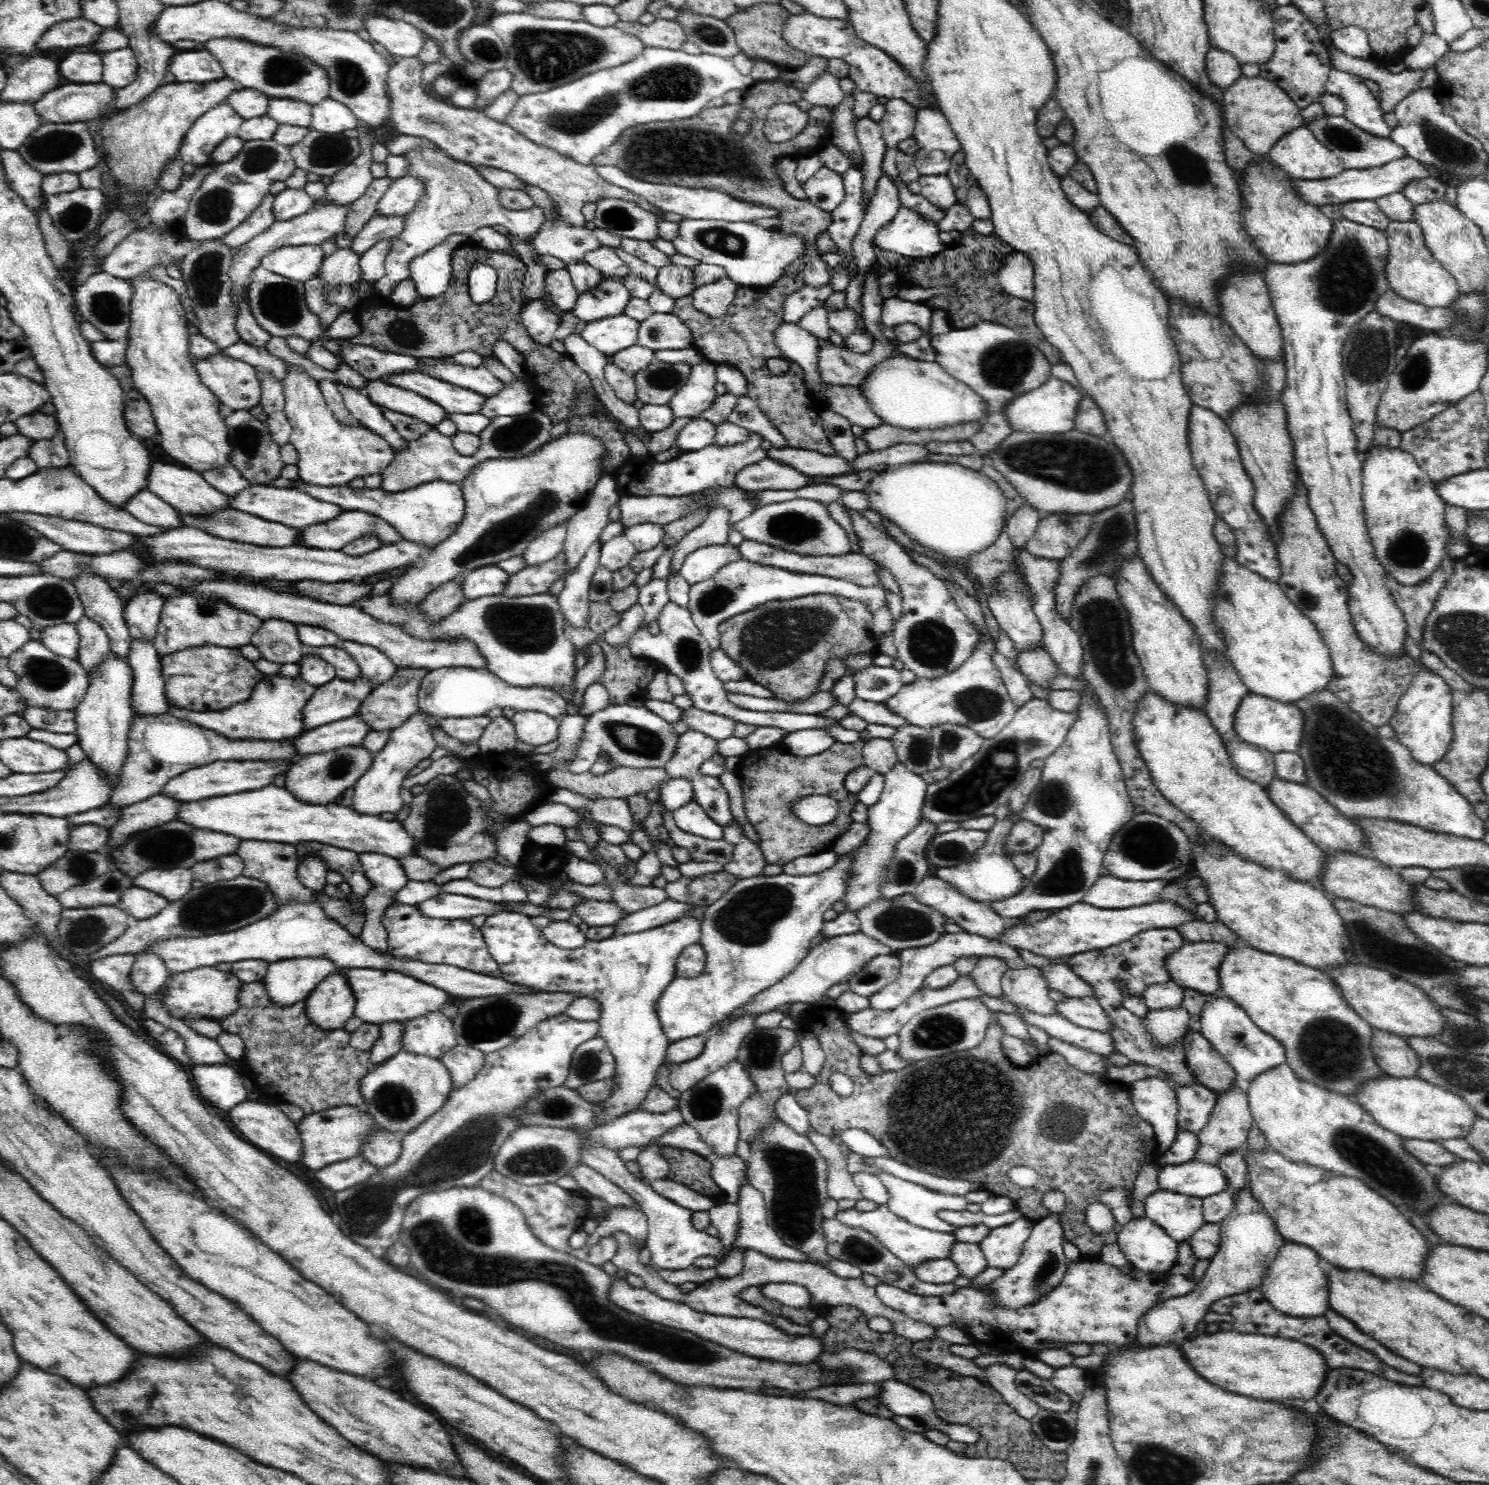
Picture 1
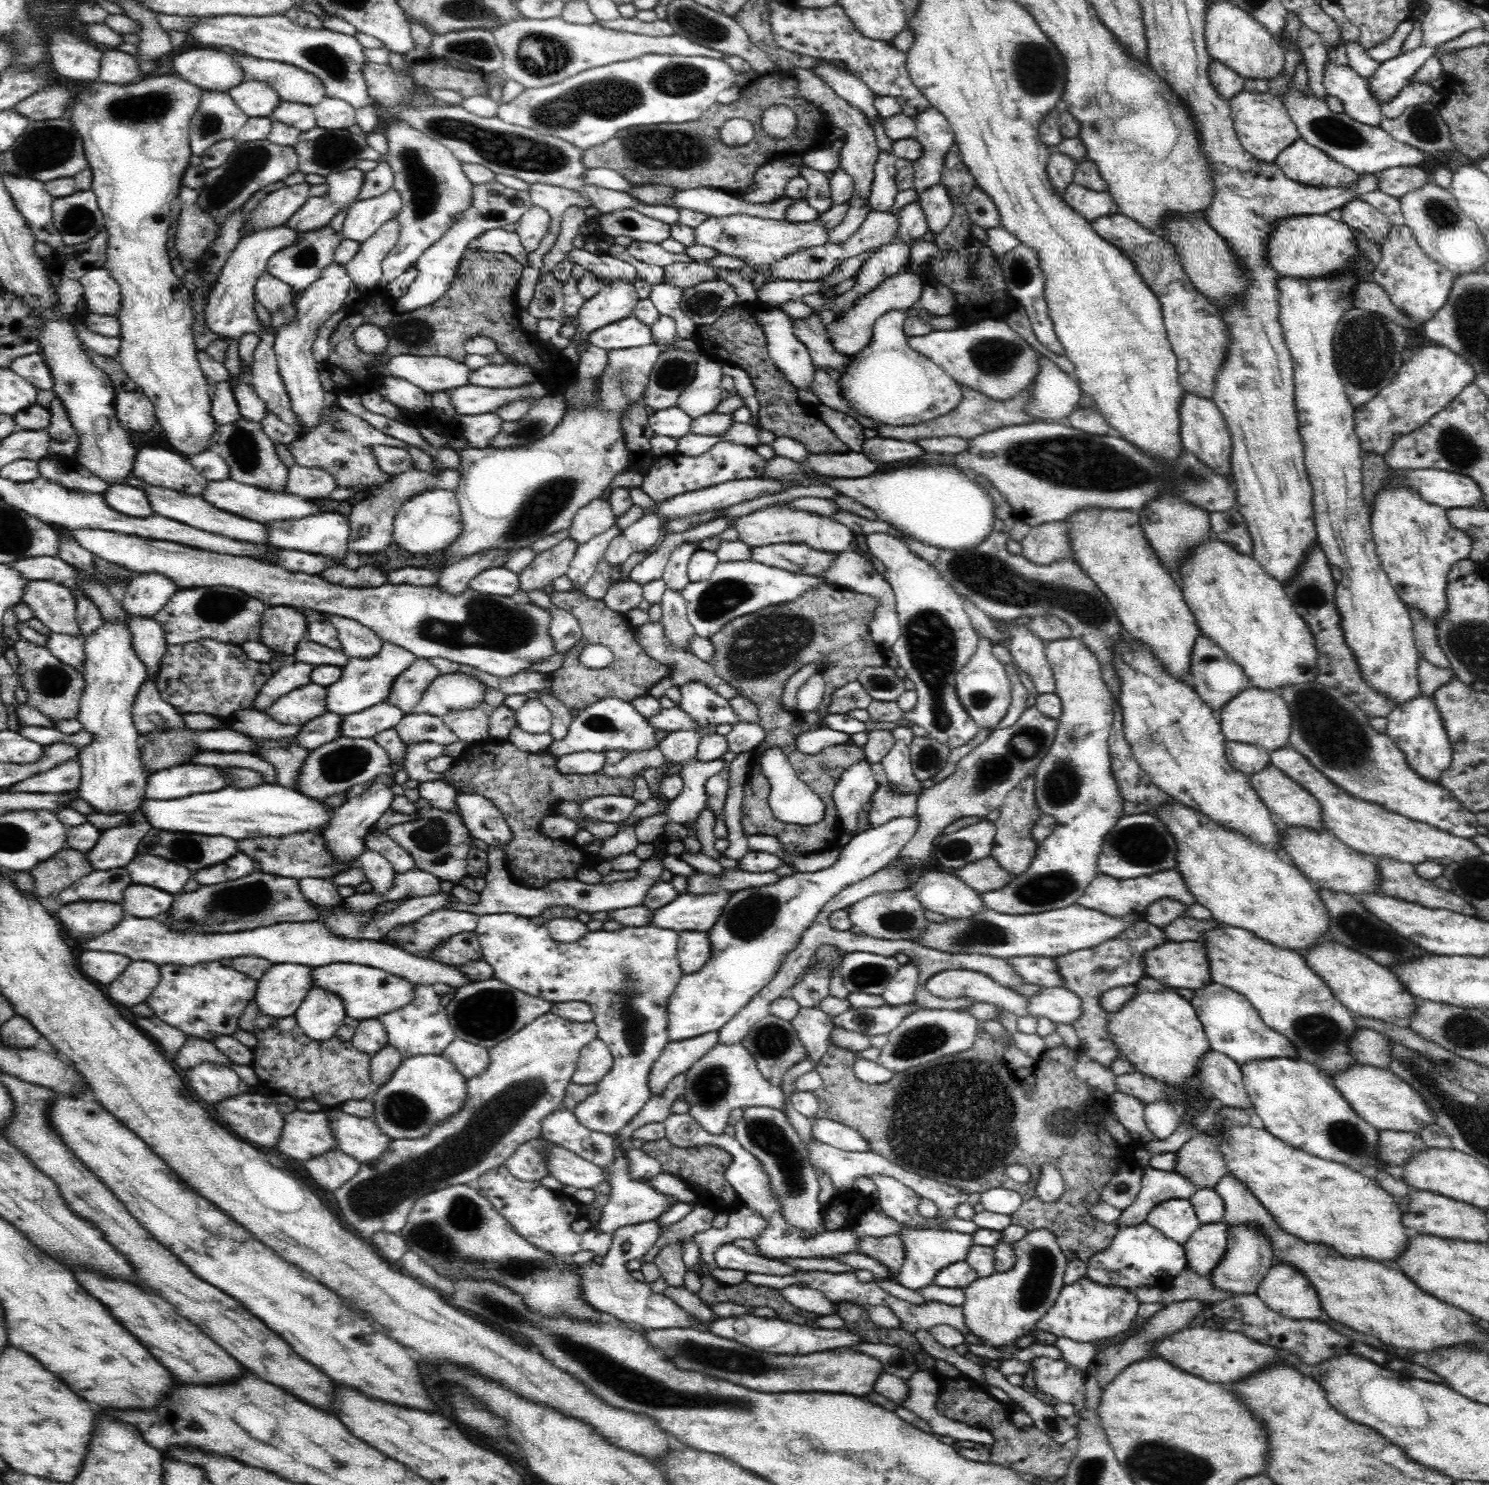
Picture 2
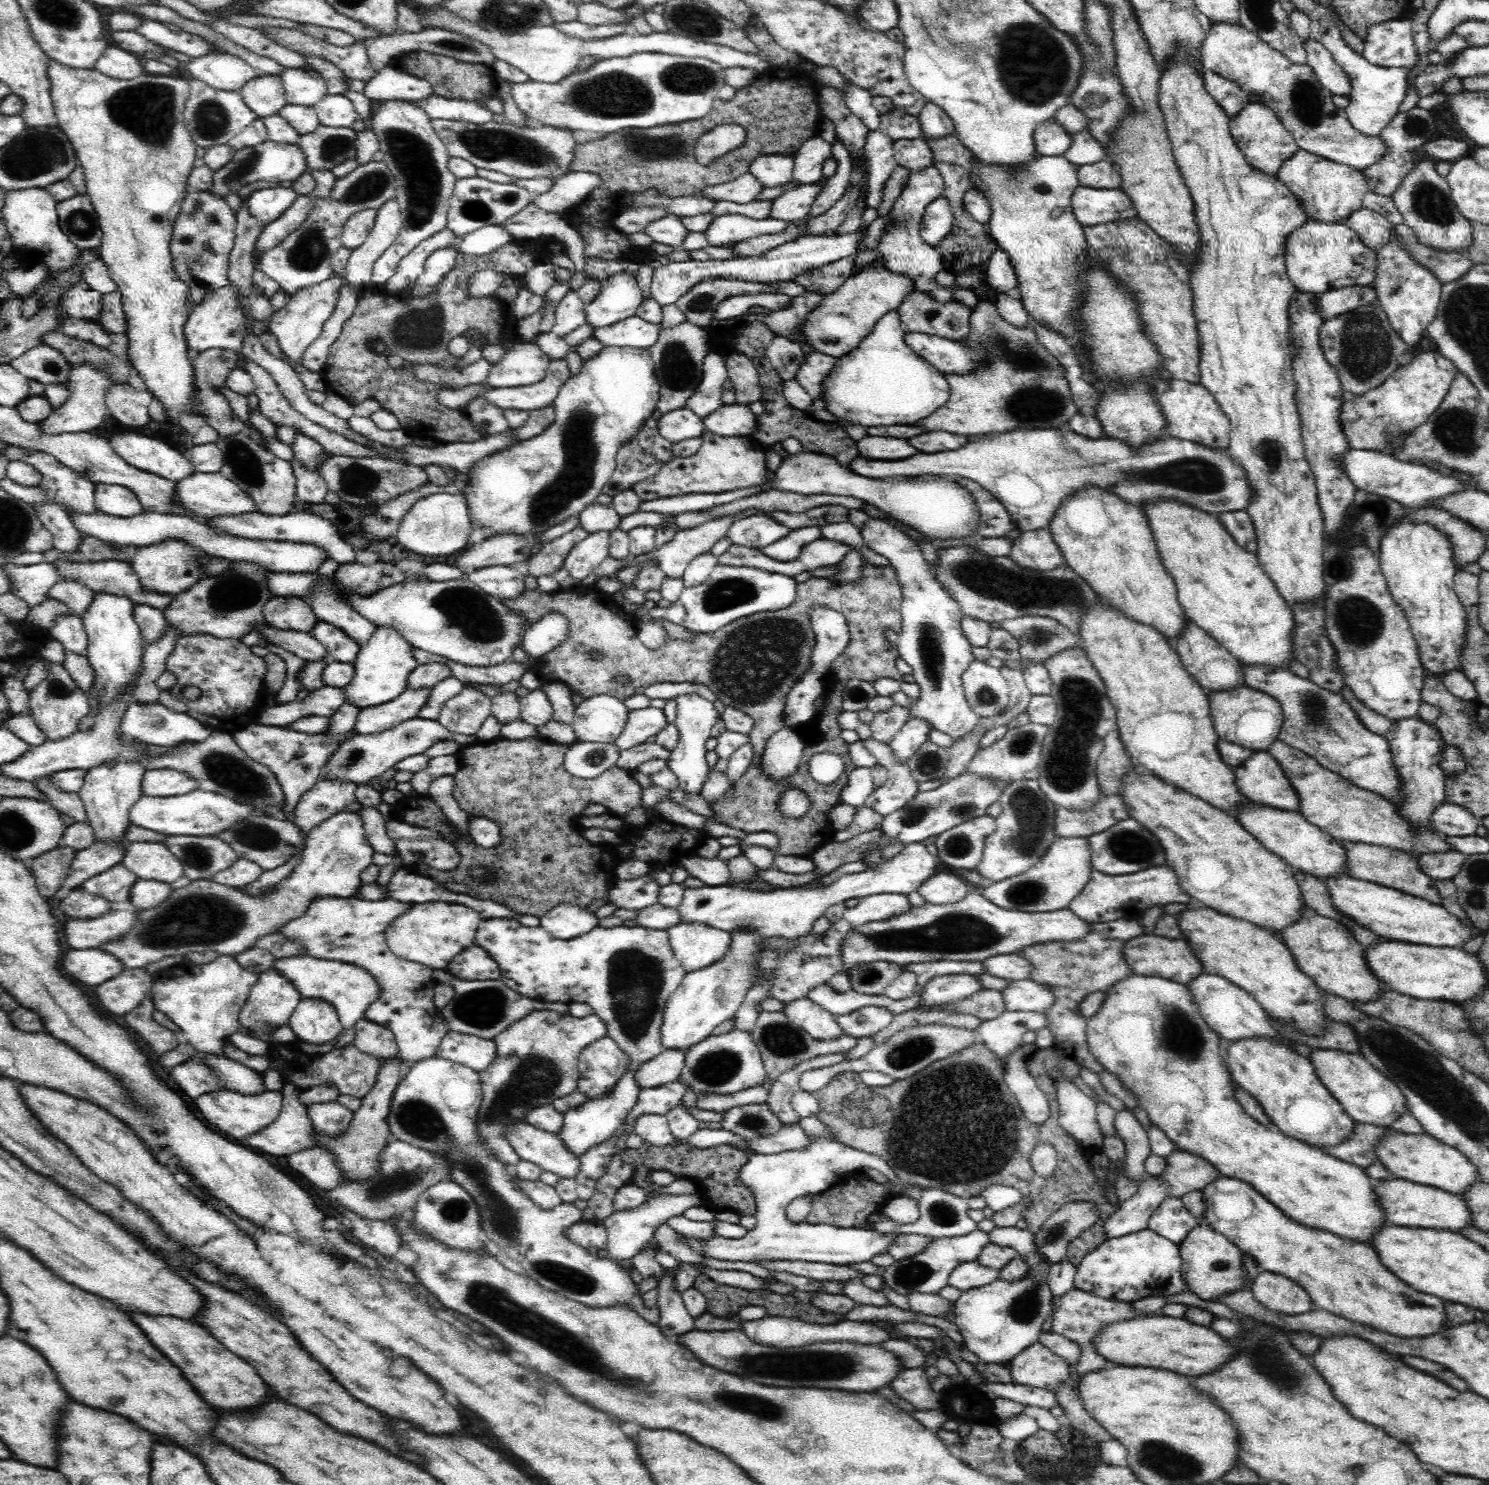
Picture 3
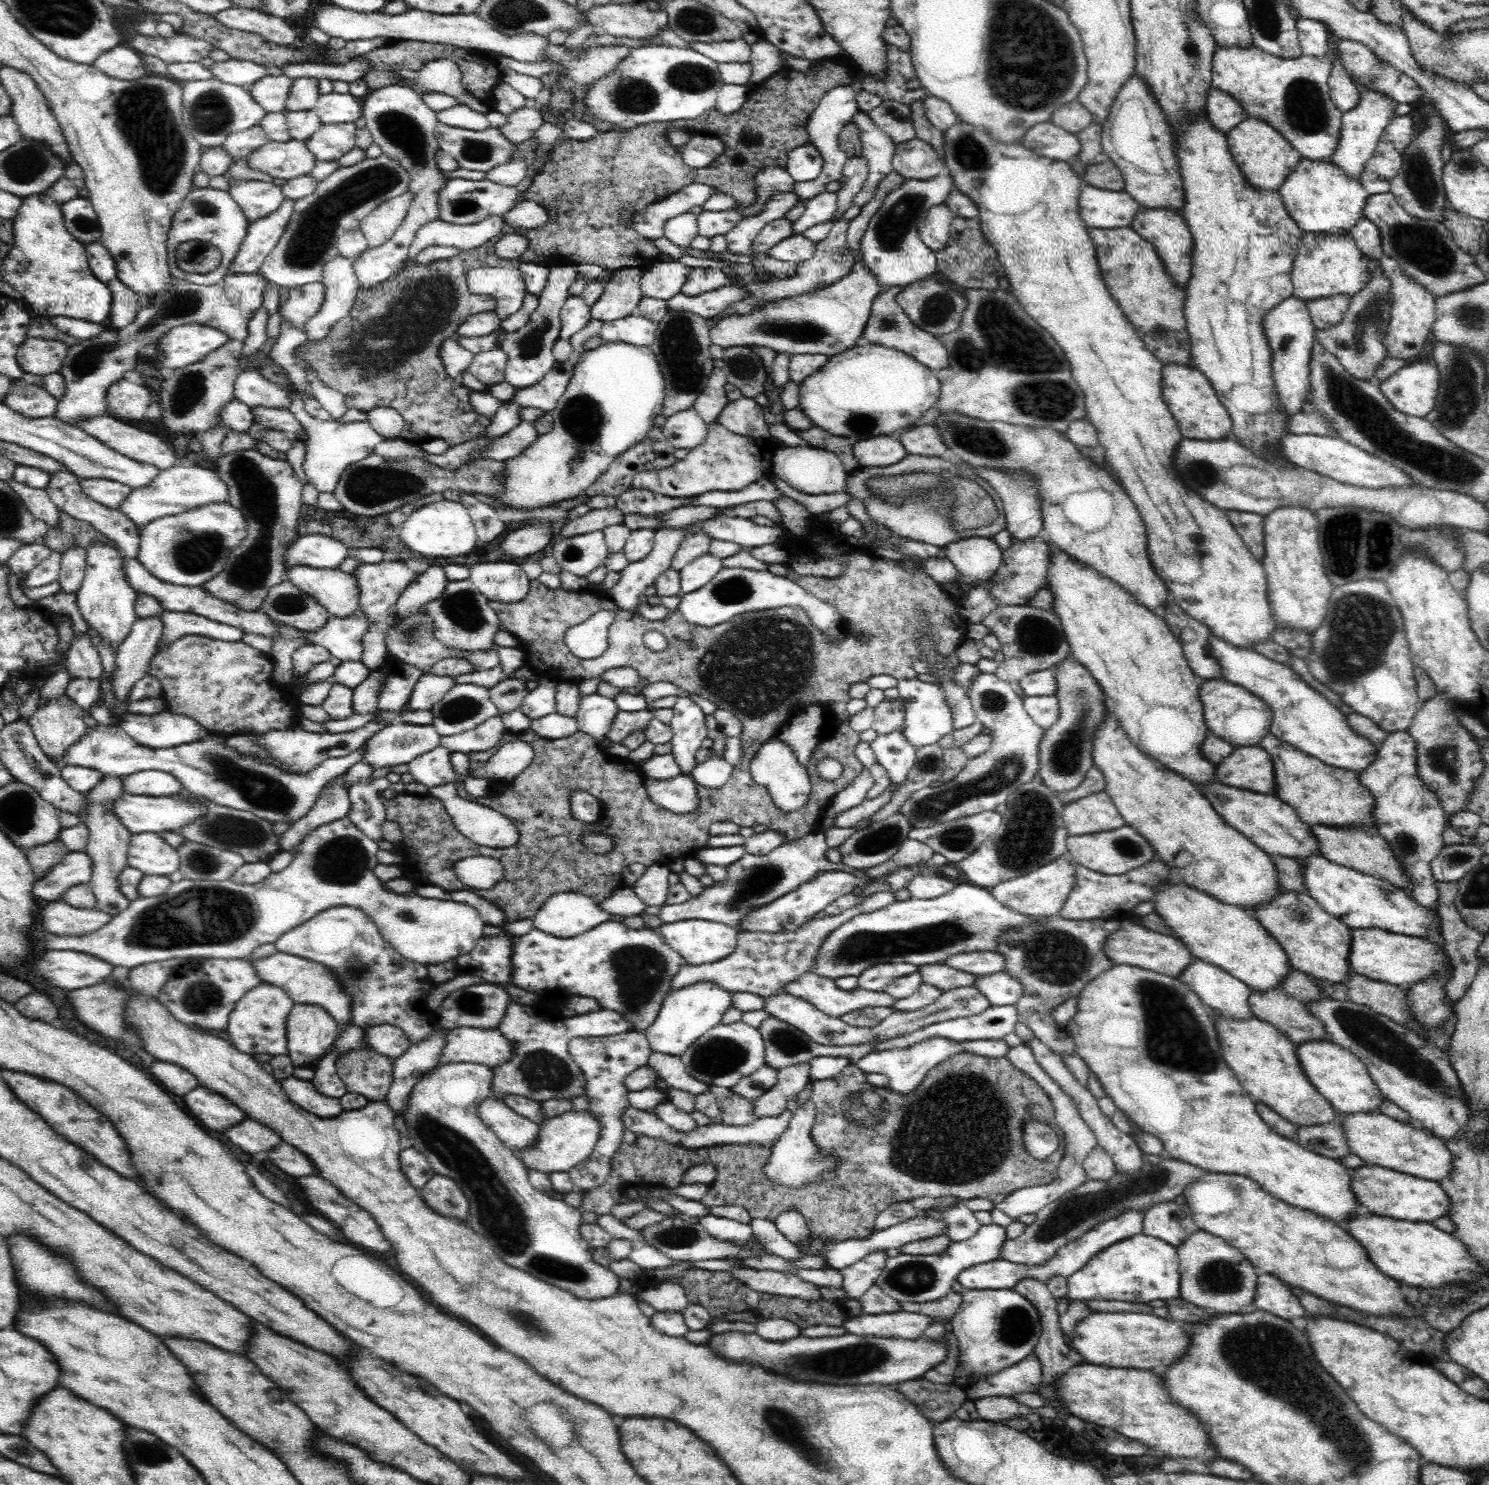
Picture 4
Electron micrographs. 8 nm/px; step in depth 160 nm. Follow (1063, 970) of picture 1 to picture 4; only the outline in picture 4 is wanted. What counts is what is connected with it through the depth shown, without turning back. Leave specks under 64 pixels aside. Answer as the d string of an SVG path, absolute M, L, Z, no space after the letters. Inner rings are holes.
M970 952L952 956L946 965L978 977L1006 971L1006 959L996 952Z

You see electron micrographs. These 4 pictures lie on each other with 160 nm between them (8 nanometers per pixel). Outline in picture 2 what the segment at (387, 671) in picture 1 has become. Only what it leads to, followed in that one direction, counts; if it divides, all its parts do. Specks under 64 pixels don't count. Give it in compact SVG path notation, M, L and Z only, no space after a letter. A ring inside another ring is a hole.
M338 616L330 618L330 623L338 631L341 650L347 657L369 659L379 655L384 641L370 628Z

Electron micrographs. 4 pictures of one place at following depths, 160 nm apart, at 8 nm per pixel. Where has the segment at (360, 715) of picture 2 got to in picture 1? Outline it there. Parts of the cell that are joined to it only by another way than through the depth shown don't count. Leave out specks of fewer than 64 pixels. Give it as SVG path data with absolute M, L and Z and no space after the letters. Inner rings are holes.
M358 715L350 716L312 730L304 730L290 739L296 755L322 754L346 747L359 747L368 732L366 721Z

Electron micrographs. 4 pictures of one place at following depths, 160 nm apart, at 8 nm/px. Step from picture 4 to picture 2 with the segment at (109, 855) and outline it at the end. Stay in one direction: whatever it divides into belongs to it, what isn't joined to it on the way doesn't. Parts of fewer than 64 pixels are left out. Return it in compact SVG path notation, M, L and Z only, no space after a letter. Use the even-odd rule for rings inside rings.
M103 622L98 630L84 639L82 673L85 688L75 719L84 731L92 734L92 740L78 752L81 766L79 796L98 813L134 812L146 799L146 771L140 763L139 732L132 718L138 689L146 678L146 667L132 651L128 626Z

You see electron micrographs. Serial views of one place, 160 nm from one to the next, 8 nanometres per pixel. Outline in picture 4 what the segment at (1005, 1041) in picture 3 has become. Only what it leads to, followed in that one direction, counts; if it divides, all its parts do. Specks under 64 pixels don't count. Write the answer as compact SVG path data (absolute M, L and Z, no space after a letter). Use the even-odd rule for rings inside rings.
M992 1005L988 1008L988 1010L985 1010L977 1015L937 1022L929 1025L928 1027L922 1026L922 1028L918 1028L918 1030L914 1030L914 1032L910 1032L907 1035L886 1039L878 1046L875 1046L875 1048L877 1050L886 1050L886 1048L892 1048L892 1046L901 1046L904 1048L904 1046L908 1046L908 1044L914 1044L914 1042L918 1042L918 1040L926 1040L926 1038L932 1038L932 1036L943 1036L944 1038L960 1042L970 1040L989 1040L1000 1042L1005 1036L1011 1032L1015 1032L1016 1025L1018 1024L1020 1024L1019 1012L1016 1010L1014 1005Z

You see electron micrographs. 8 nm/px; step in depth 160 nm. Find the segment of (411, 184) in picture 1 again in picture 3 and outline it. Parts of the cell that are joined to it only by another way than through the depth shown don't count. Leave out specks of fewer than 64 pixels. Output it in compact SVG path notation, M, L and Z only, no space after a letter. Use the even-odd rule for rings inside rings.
M360 208L343 224L341 241L346 248L358 248L374 228L379 208Z

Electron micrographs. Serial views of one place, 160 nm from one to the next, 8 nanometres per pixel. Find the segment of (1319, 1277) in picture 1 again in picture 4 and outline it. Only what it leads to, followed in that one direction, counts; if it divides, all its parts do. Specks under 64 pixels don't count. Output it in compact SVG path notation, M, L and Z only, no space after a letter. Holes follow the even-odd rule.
M1259 1271L1256 1280L1256 1292L1253 1297L1258 1311L1268 1312L1278 1317L1300 1318L1306 1314L1300 1301L1286 1283L1277 1276Z

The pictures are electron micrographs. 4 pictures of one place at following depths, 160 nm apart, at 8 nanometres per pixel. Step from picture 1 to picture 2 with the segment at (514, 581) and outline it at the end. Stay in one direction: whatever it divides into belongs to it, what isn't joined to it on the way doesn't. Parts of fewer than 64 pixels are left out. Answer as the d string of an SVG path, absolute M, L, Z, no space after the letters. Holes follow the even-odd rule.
M568 537L554 548L537 554L518 575L518 588L528 594L552 585L556 578L567 574L576 549L576 543Z

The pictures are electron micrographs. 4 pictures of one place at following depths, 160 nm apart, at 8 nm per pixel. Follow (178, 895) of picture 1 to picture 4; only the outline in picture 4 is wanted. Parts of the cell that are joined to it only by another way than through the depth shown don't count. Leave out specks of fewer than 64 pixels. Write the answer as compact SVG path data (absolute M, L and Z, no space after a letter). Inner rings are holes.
M146 832L132 836L127 853L127 865L138 869L143 876L164 876L179 870L179 853L159 834Z

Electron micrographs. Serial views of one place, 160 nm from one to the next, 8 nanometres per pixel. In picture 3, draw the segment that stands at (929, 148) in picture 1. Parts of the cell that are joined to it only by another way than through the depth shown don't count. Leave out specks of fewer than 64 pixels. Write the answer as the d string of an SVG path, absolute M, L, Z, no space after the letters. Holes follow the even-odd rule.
M926 103L918 114L921 137L925 140L942 140L955 133L950 117L936 104ZM928 164L926 168L912 171L906 188L894 203L891 219L885 228L885 235L876 253L883 258L885 268L890 272L909 276L915 282L918 293L926 293L936 303L948 304L956 300L954 287L942 286L936 282L936 275L943 270L941 254L923 241L920 227L926 206L943 194L943 190L942 175L934 164Z

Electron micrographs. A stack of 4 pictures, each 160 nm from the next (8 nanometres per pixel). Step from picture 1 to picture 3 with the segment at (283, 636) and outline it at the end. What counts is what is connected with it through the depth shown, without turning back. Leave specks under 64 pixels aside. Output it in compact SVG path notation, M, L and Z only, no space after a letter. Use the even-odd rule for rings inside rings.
M271 597L263 608L265 623L278 631L310 633L319 622L306 600Z

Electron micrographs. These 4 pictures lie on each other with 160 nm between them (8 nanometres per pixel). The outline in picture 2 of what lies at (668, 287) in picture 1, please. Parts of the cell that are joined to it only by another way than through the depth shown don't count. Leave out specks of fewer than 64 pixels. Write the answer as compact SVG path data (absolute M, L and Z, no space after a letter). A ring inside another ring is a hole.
M677 262L663 267L663 270L664 281L682 290L692 288L701 282L718 278L718 270L708 265L708 262Z

